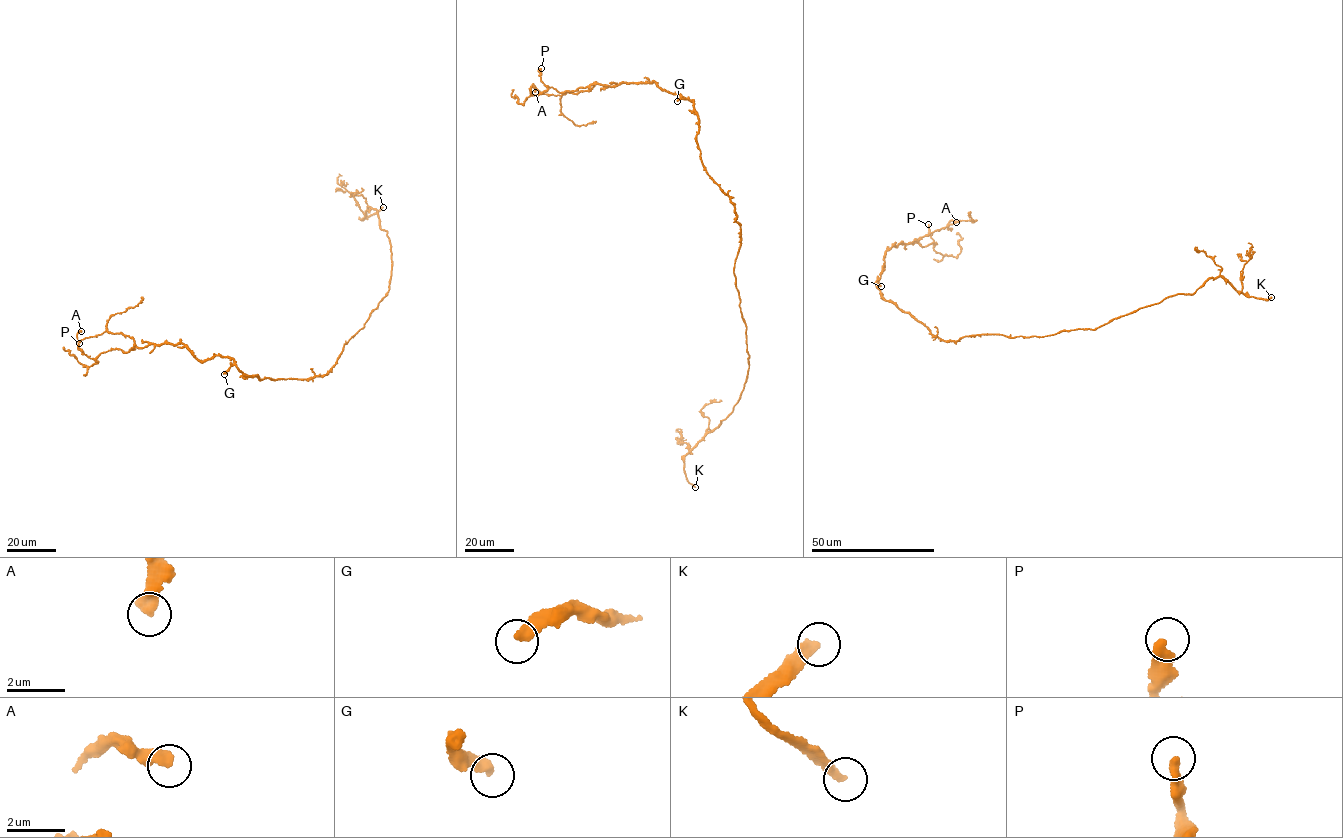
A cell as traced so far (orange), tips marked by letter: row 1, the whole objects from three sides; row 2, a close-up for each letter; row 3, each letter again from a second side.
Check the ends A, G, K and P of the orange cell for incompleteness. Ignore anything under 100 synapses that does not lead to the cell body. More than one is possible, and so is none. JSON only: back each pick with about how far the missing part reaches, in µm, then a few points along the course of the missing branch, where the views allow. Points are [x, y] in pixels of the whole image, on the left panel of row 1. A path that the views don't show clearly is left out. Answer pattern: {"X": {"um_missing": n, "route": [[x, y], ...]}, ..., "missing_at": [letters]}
{"K": {"um_missing": 40, "route": [[383, 207], [394, 188], [398, 165], [406, 155], [411, 171]]}, "missing_at": ["K"]}

